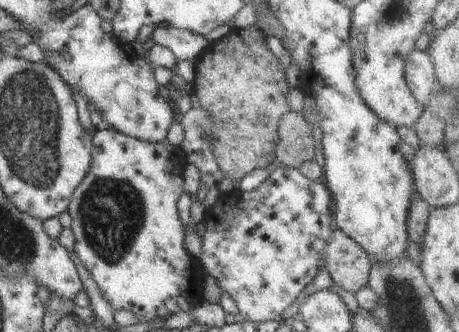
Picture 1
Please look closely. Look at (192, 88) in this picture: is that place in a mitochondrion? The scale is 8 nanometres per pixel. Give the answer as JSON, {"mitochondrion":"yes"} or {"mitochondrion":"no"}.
{"mitochondrion":"no"}

